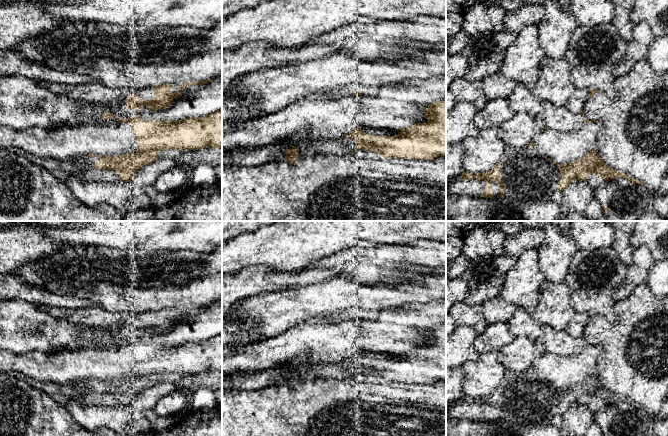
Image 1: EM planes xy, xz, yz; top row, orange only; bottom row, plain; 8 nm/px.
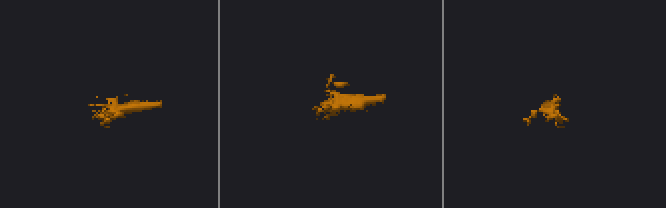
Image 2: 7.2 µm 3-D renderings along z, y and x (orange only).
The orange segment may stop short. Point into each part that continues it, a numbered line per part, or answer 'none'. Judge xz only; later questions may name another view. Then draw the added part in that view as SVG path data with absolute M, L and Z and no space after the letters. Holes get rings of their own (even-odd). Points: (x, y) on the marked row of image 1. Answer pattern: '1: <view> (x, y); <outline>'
1: xz (250, 156); M351 137L305 139L299 142L269 144L260 147L238 147L222 151L222 166L258 166L277 159L285 159L286 151L295 146L302 156L343 154L356 148L356 144Z

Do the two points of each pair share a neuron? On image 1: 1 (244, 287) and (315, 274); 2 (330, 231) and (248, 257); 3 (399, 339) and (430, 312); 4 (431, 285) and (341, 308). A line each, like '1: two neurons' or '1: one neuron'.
1: one neuron
2: one neuron
3: one neuron
4: one neuron

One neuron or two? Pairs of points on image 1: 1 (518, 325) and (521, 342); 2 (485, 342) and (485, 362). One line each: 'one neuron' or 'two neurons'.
1: two neurons
2: two neurons

